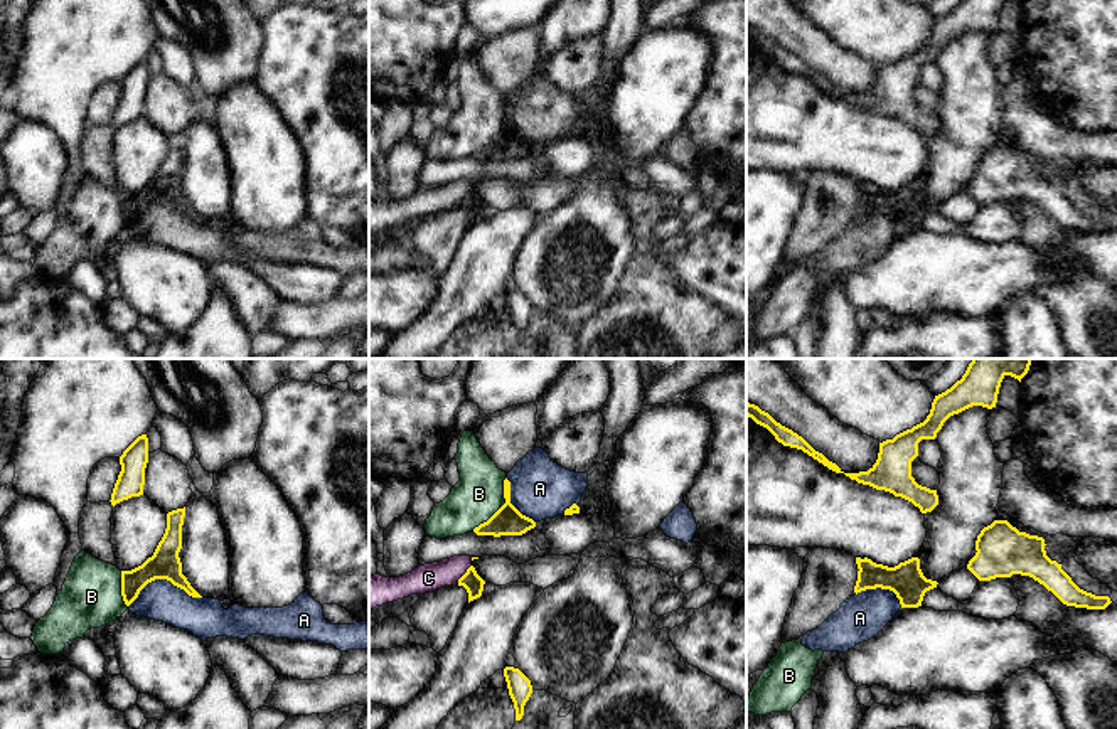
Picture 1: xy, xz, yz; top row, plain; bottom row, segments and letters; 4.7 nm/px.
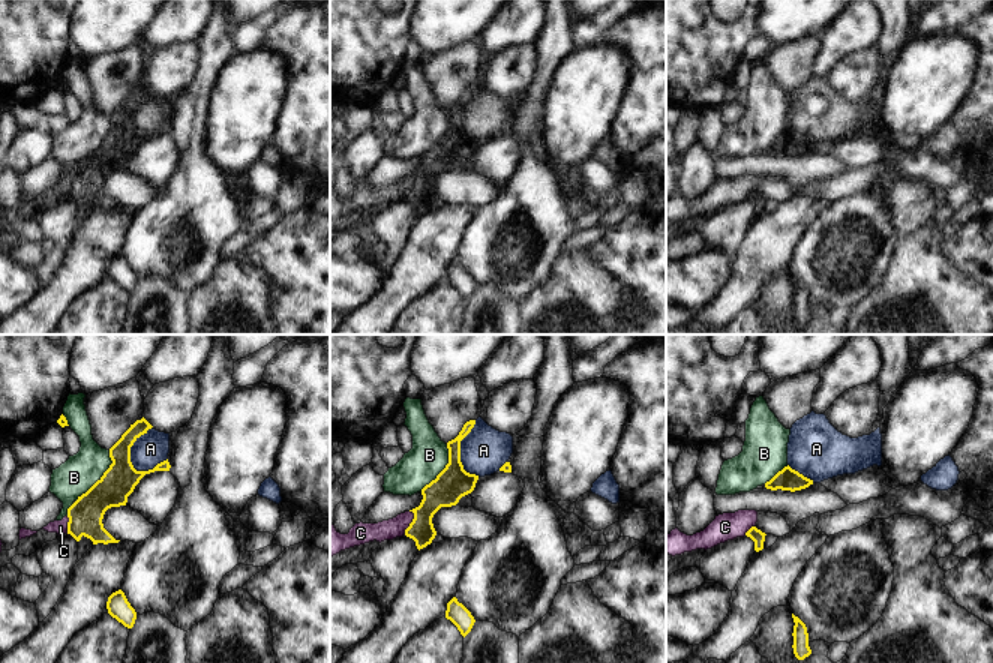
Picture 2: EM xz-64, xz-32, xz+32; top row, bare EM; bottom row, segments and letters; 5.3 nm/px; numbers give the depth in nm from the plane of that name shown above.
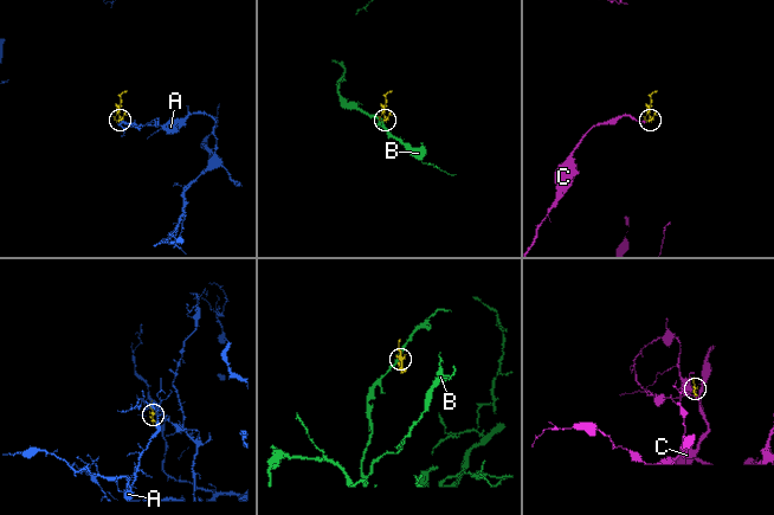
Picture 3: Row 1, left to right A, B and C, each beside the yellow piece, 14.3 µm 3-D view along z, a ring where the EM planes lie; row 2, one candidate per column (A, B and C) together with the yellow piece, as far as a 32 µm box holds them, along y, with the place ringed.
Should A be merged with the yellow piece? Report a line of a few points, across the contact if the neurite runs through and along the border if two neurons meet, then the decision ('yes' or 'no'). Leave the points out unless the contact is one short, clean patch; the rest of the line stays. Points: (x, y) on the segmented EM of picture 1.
line xy (201, 596), (191, 596), (165, 580), (152, 580), (128, 606); no

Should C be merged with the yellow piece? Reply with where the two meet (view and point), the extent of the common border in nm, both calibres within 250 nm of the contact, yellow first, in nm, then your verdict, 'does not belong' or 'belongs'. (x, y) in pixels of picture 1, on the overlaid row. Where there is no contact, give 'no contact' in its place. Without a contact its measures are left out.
xz (464, 574) | 120 nm | 90/140 nm | does not belong

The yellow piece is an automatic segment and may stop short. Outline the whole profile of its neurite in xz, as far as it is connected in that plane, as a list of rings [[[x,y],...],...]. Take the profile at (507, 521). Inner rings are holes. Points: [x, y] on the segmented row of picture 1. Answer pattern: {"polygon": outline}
{"polygon": [[[504,480],[504,498],[505,503],[484,524],[473,529],[477,535],[522,535],[536,527],[536,522],[522,515],[510,503],[510,482]]]}

